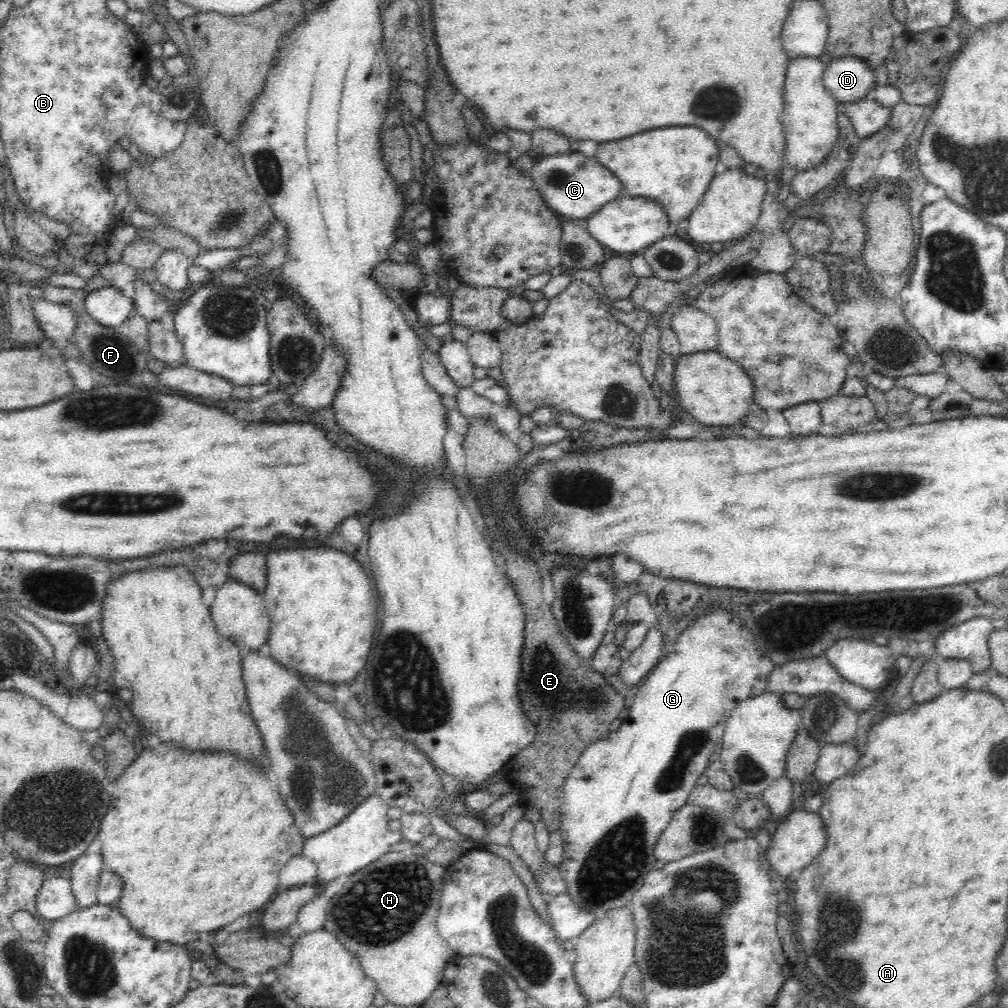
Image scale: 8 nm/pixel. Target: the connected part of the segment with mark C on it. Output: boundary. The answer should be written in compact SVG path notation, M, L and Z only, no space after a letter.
M568 152L536 158L530 174L534 186L544 202L562 219L572 219L584 223L602 206L622 196L623 186L618 177L594 157L582 153Z

